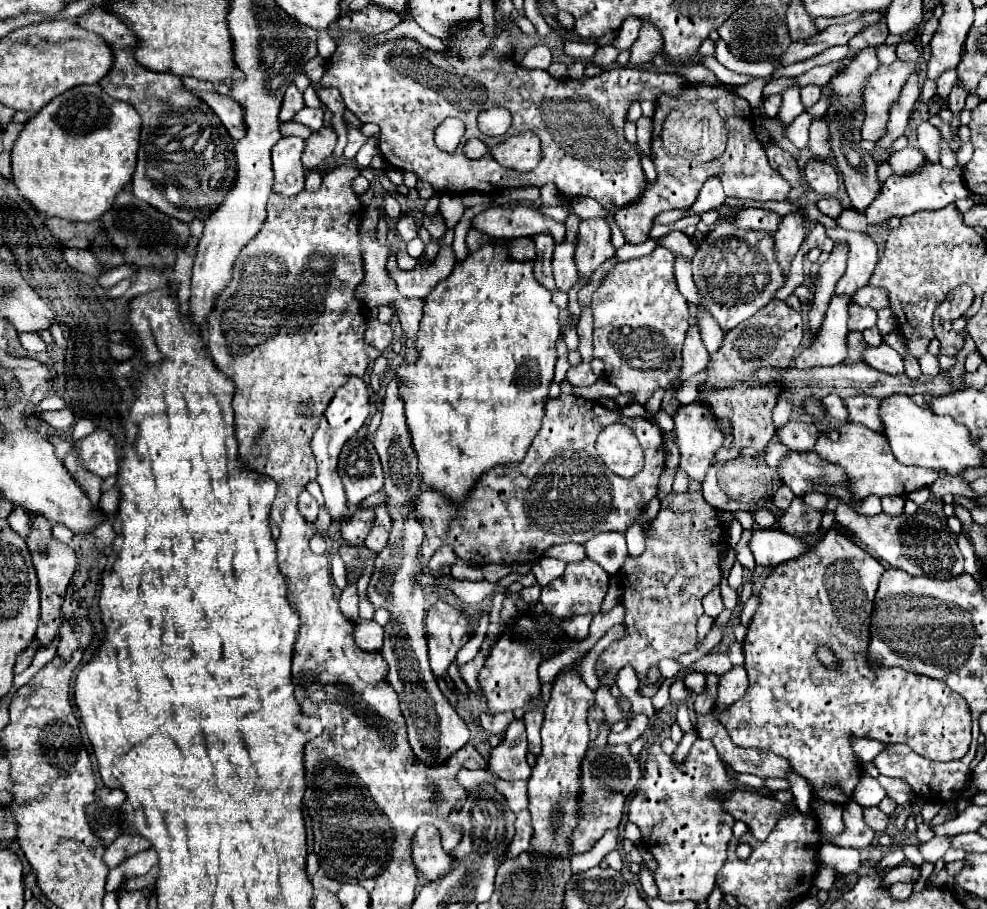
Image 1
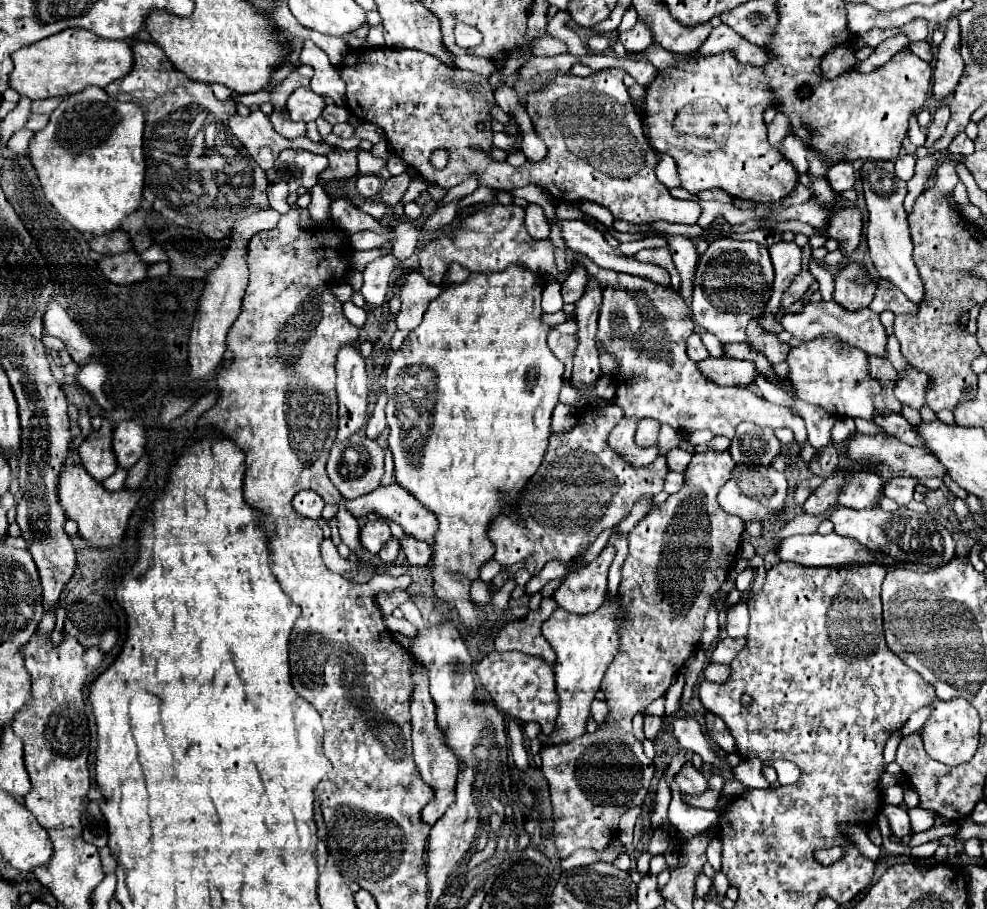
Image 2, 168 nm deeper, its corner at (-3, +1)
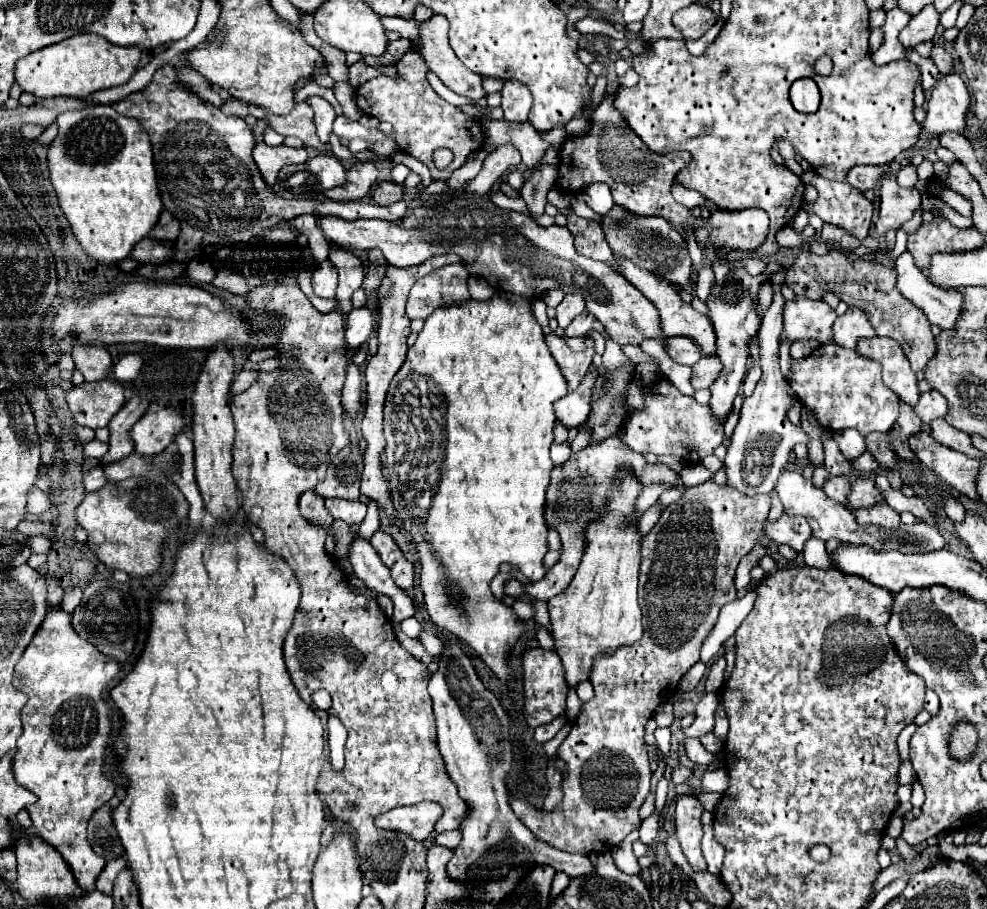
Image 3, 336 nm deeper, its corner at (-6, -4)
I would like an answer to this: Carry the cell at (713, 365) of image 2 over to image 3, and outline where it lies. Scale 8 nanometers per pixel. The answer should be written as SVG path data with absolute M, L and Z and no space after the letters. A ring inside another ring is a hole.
M702 356L694 366L692 366L692 386L698 388L710 388L714 380L718 378L718 372L722 372L722 362L718 356Z

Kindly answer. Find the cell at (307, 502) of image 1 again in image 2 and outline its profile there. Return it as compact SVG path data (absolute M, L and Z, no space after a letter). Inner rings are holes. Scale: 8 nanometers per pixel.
M299 491L295 497L293 497L293 507L299 515L303 517L309 517L309 519L319 519L321 517L321 511L325 507L325 501L321 499L319 493L315 491Z

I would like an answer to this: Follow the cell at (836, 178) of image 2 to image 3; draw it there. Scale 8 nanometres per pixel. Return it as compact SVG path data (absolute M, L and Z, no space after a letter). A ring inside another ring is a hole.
M884 164L884 166L858 166L846 174L844 182L848 182L854 188L860 188L860 192L866 192L870 188L876 188L880 176L888 170L890 170L888 164Z

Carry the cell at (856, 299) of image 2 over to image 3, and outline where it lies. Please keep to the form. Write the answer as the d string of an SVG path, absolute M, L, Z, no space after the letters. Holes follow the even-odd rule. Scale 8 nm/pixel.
M848 308L834 322L834 342L842 348L854 348L860 338L872 338L874 334L870 318L860 308Z

